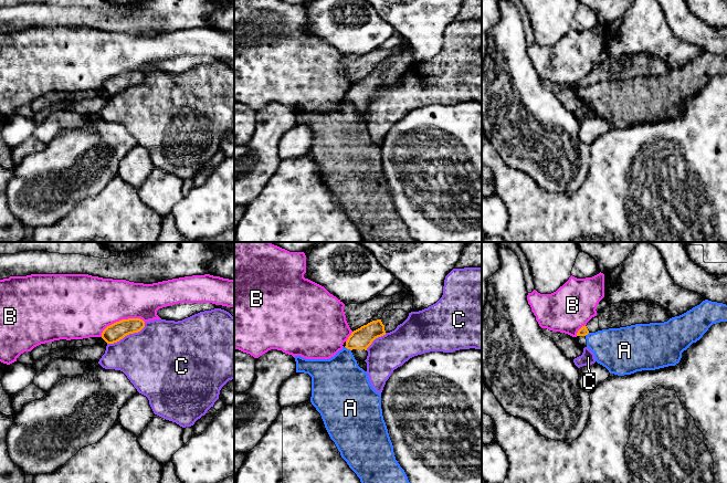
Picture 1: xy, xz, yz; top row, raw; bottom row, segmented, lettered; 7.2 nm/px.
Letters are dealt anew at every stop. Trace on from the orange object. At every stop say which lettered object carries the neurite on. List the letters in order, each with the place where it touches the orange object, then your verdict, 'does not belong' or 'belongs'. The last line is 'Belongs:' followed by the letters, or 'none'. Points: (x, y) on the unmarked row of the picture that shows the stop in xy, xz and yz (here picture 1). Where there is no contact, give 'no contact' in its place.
A: meets orange in xz at (348, 101); does not belong
B: meets orange in xy at (122, 72); does not belong
C: meets orange in xy at (127, 86); does not belong
Belongs: none

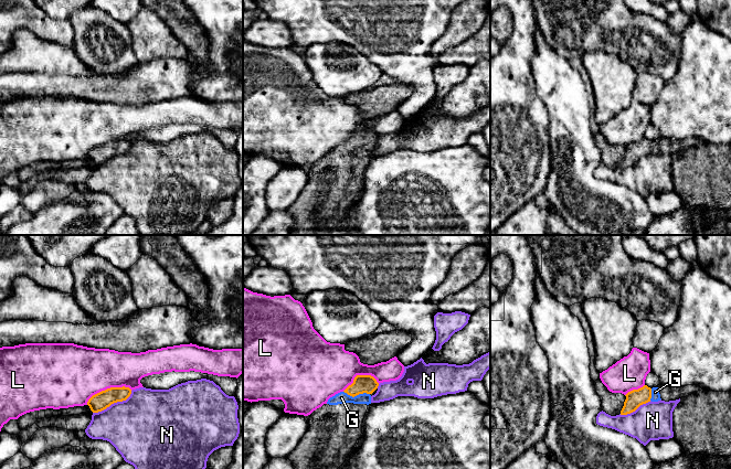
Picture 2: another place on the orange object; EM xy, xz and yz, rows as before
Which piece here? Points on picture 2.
G: meets orange in xz at (357, 147); belongs
L: meets orange in xy at (107, 141); does not belong
N: meets orange in xy at (113, 156); does not belong
Belongs: G

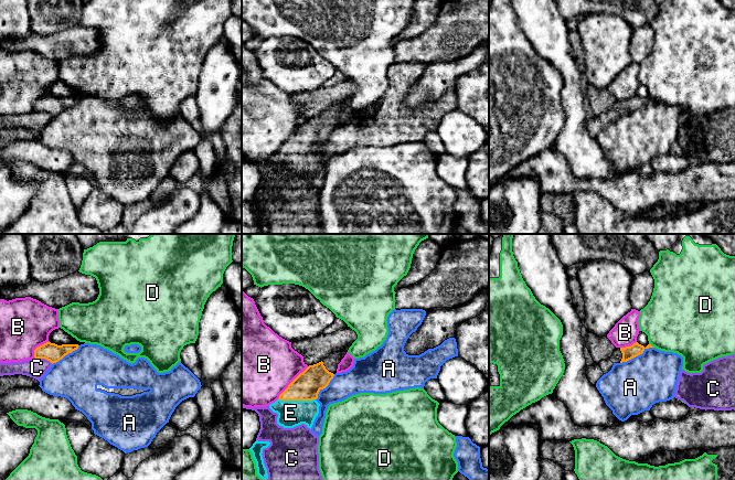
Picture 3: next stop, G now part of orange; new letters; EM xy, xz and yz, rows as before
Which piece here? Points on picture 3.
A: meets orange in yz at (637, 108); does not belong
B: meets orange in xz at (291, 135); does not belong
C: meets orange in xy at (43, 110); does not belong
D: meets orange in yz at (651, 98); does not belong
E: meets orange in xz at (297, 152); belongs
Belongs: E

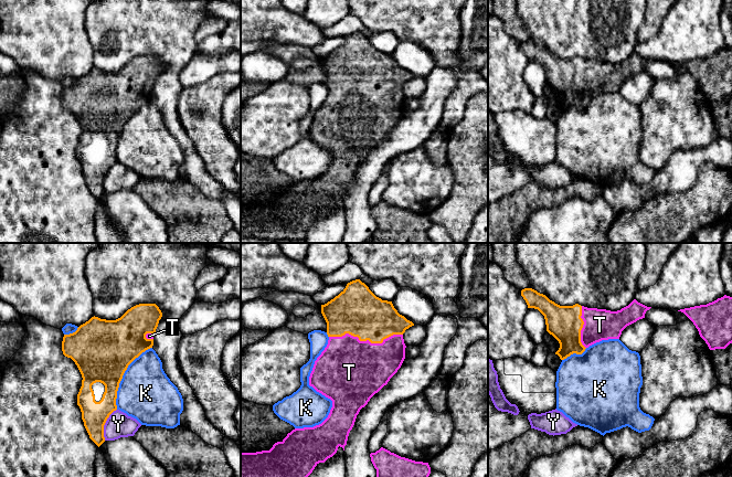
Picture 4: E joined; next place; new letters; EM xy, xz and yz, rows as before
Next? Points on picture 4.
K: meets orange in xy at (123, 127); does not belong
T: meets orange in xz at (366, 93); belongs
Y: meets orange in xy at (104, 177); does not belong
Belongs: T

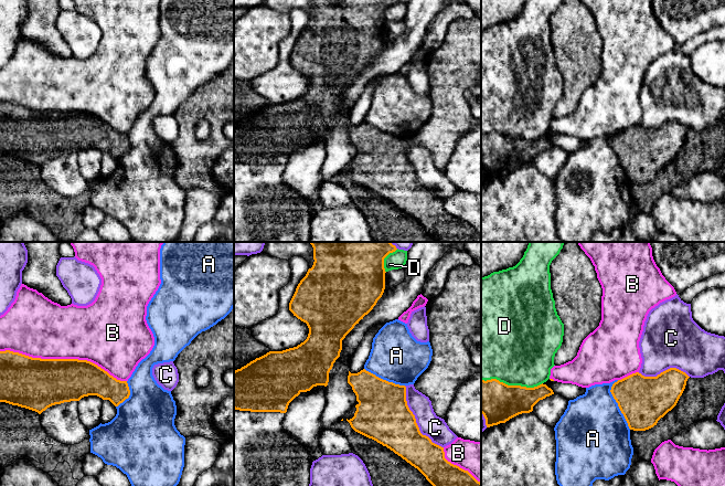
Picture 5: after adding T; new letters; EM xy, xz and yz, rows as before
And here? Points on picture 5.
A: meets orange in yz at (618, 157); does not belong
B: meets orange in xy at (63, 112); does not belong
C: meets orange in xz at (415, 172); does not belong
D: meets orange in yz at (512, 138); does not belong
Belongs: none

